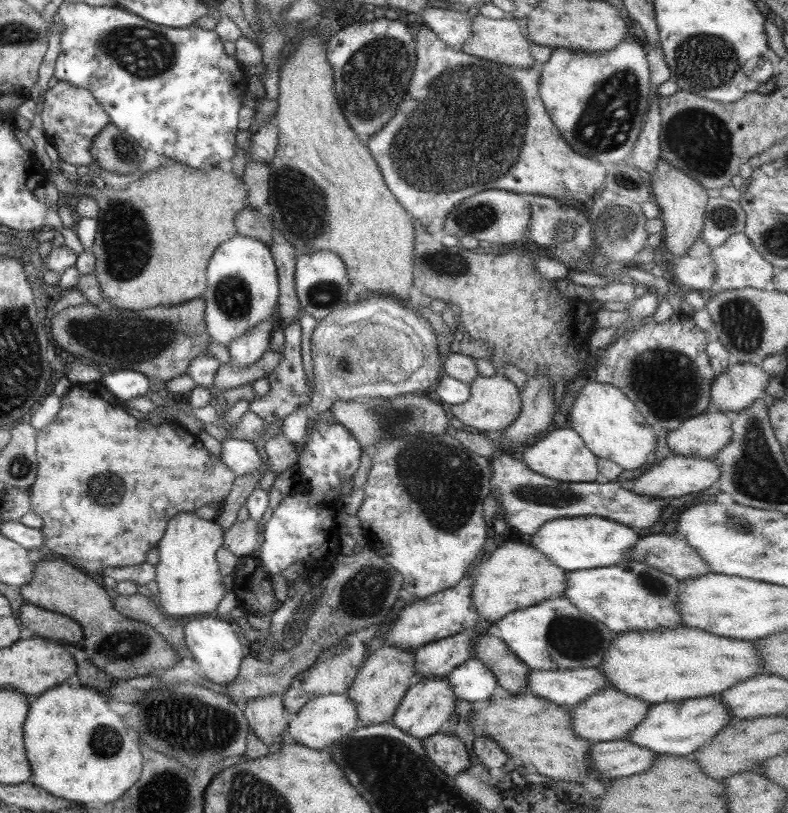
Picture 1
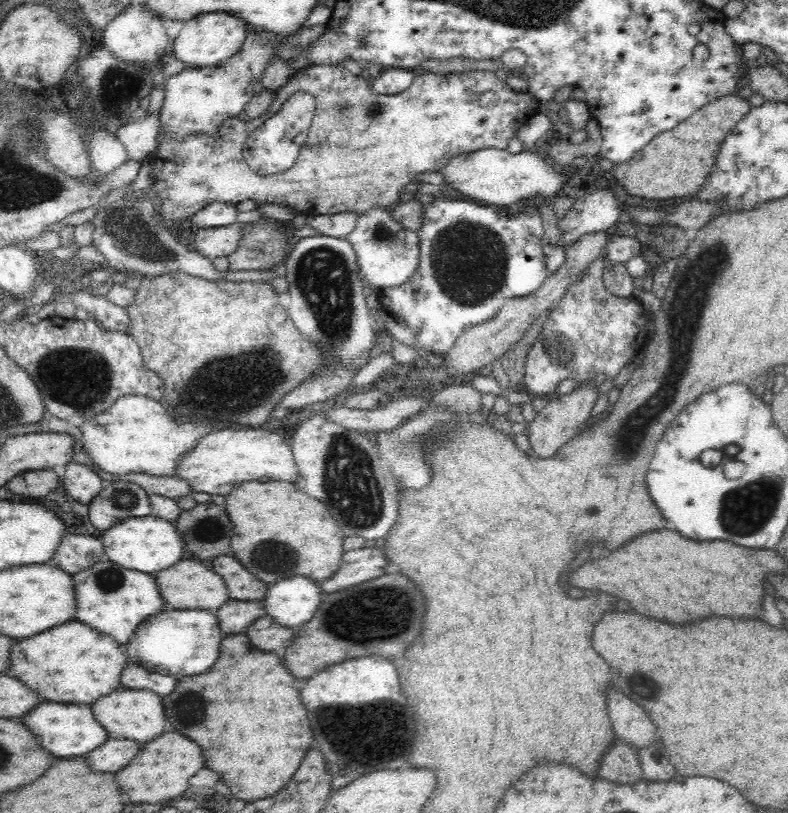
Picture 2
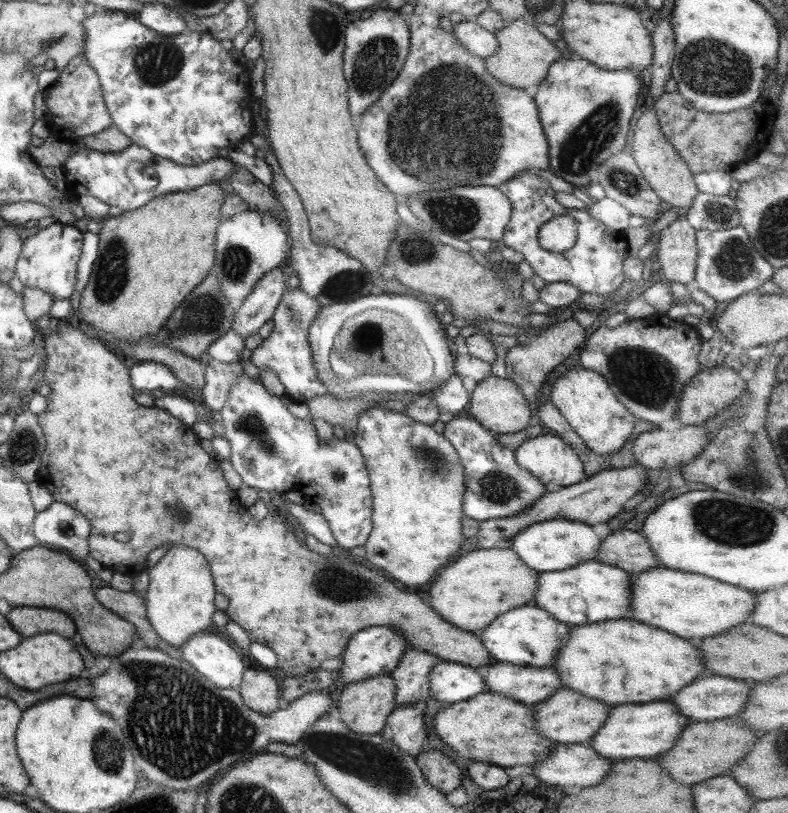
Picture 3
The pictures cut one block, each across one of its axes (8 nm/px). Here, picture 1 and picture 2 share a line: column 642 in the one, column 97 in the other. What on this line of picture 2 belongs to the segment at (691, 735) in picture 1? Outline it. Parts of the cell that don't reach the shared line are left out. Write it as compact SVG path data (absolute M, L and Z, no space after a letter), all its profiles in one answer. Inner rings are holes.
M46 701L46 704L36 706L24 718L24 724L28 730L32 730L40 746L48 750L52 756L58 756L58 758L84 756L109 739L107 730L96 721L90 708L91 705L81 703L76 706L76 704L54 704L54 702Z

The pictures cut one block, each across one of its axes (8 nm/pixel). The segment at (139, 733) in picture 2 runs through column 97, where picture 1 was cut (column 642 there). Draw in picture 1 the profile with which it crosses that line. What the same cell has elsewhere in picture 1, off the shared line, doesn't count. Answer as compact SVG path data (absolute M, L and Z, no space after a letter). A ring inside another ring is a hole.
M606 688L588 696L584 702L569 708L572 718L572 730L588 740L590 744L597 742L622 741L628 738L630 731L636 728L646 718L648 708L652 707L650 702L640 700L636 696L628 696L616 688Z

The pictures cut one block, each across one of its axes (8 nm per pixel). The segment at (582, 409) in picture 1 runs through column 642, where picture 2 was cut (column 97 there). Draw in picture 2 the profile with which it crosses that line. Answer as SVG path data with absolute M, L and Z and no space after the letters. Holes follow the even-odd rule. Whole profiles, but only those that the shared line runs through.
M134 394L122 396L112 402L112 406L108 406L108 410L104 410L102 414L84 419L79 428L83 436L83 448L98 468L109 472L116 480L132 472L174 477L176 460L212 432L210 426L190 422L178 424L157 400Z

